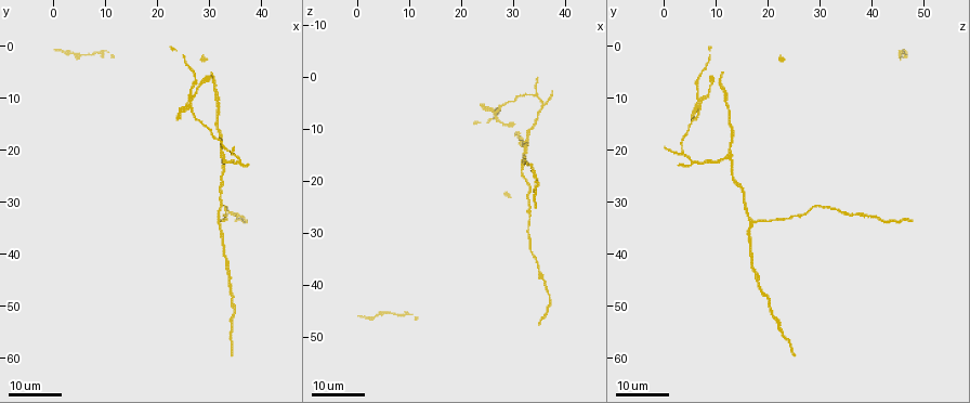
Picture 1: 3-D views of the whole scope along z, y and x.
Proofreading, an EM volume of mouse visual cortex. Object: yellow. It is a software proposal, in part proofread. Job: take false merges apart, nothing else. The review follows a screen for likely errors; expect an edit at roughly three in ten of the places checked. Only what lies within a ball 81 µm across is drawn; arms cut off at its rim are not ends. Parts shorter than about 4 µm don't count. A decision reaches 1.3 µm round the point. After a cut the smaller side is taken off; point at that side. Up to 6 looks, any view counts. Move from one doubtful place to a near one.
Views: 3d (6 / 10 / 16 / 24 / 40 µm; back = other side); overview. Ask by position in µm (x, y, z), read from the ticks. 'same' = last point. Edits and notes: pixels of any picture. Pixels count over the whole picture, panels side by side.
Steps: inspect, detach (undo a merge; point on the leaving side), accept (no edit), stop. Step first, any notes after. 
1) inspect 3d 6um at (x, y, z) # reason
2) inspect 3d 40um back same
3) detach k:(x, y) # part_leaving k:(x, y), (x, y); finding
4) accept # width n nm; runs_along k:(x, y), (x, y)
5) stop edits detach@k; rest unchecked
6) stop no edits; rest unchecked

inspect 3d 24um at (31.5, 33.5, 17.0) # a fork

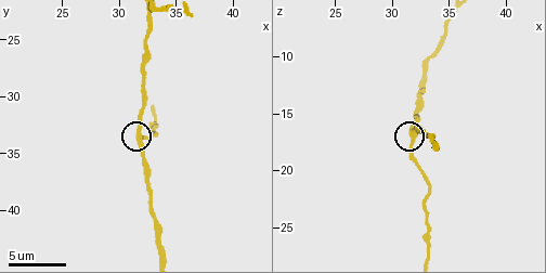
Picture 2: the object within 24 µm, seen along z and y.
inspect 3d 6um at (31.8, 33.8, 17.0) # closer look

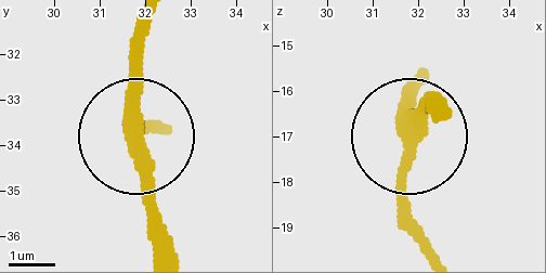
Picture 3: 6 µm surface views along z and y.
accept # width 320 nm; runs_along 3:(147, 25), (140, 177), (151, 243); all the same neuron

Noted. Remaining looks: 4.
inspect 3d 16um at (25.5, 11.0, 6.0) # looks like a crossing

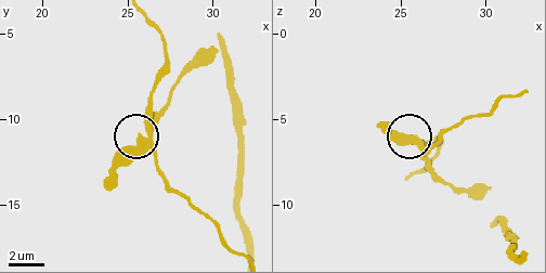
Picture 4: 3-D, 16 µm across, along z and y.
inspect 3d 10um same

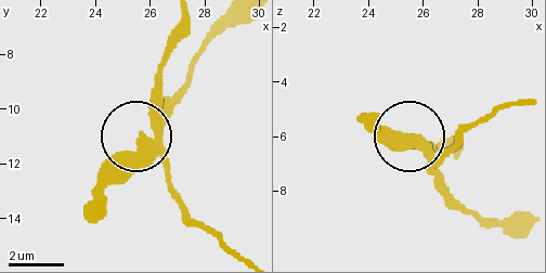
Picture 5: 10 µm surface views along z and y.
detach 5:(434, 187) # arms 4; part_leaving 5:(156, 130), (189, 83), (198, 56), (247, 18); two neurons meet here

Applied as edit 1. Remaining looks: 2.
inspect 3d 16um at (33.0, 31.0, 30.5) # calibre changes

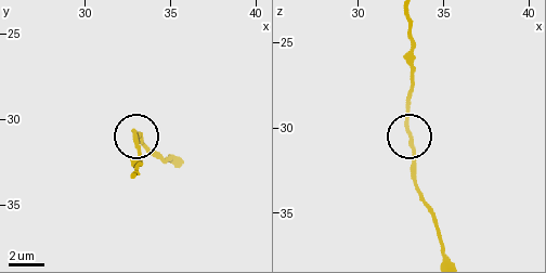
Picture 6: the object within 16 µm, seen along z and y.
inspect 3d 6um at (33.0, 30.9, 30.6)

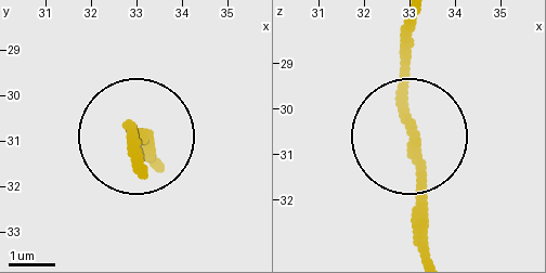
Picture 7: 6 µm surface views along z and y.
accept # runs_along 7:(416, 20), (404, 147), (416, 248); one neuron here

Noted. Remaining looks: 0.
stop edits detach@5; rest unchecked

